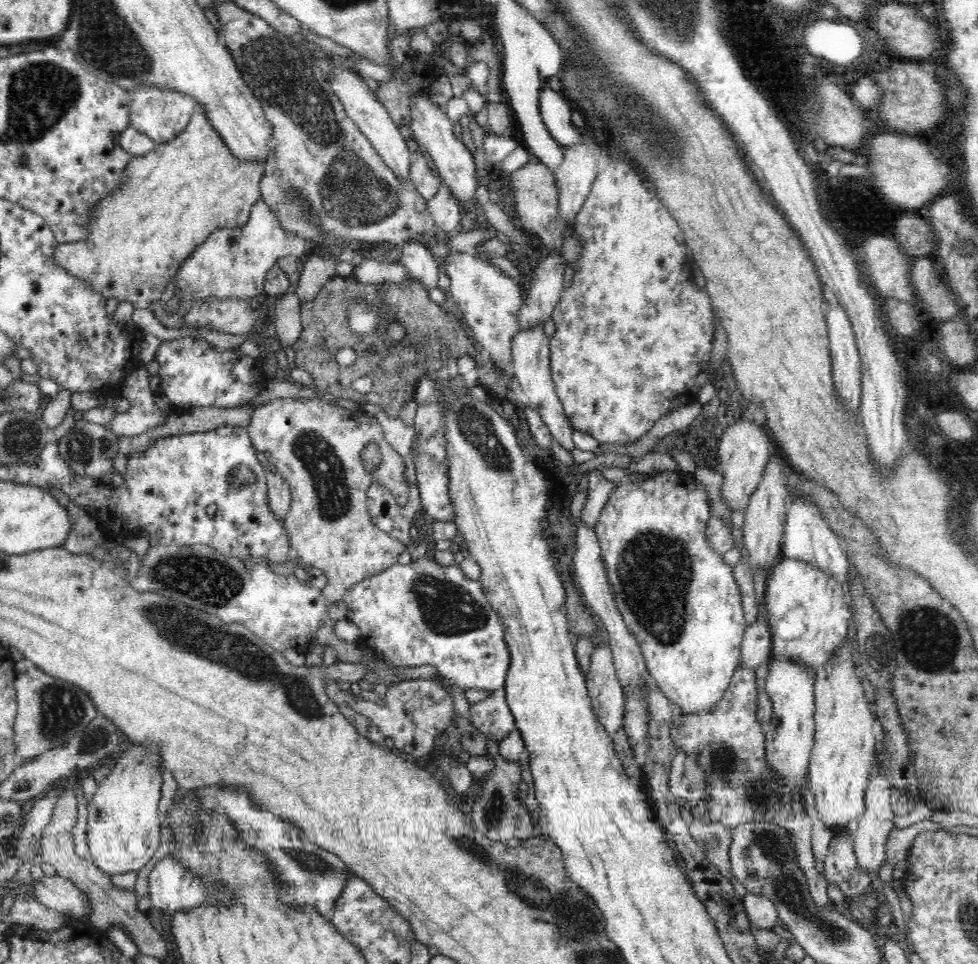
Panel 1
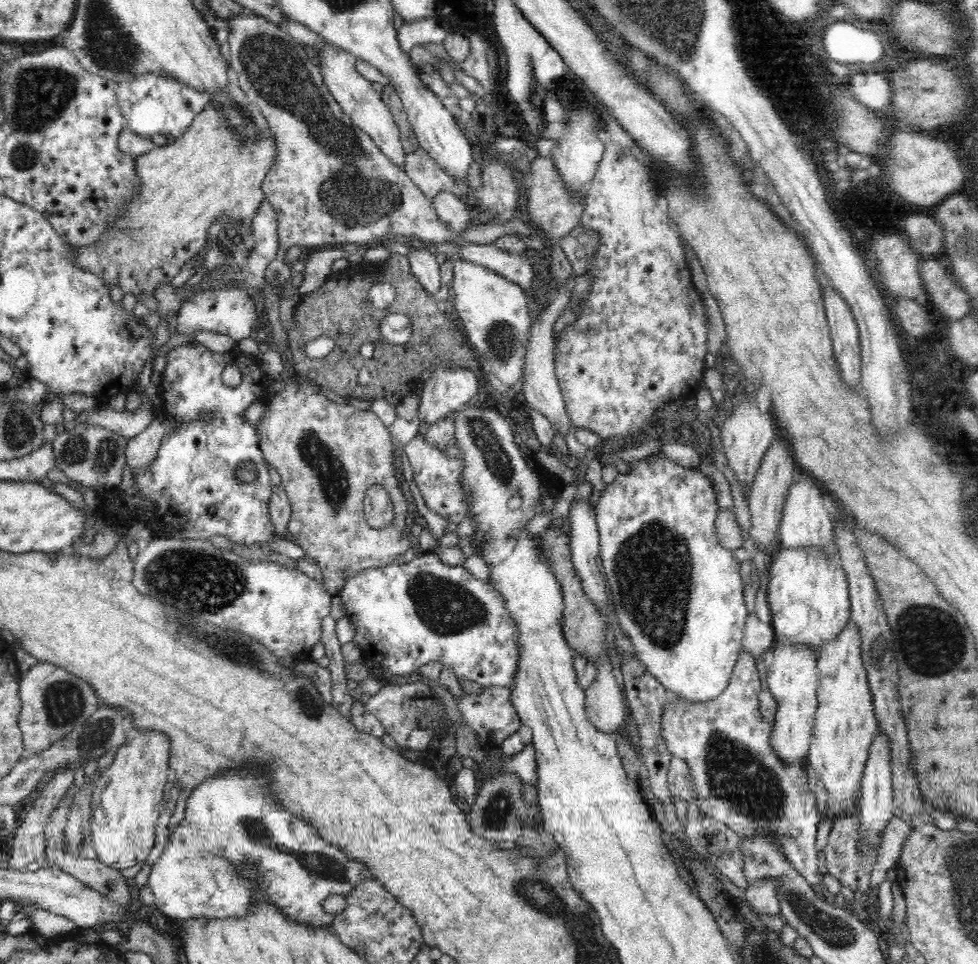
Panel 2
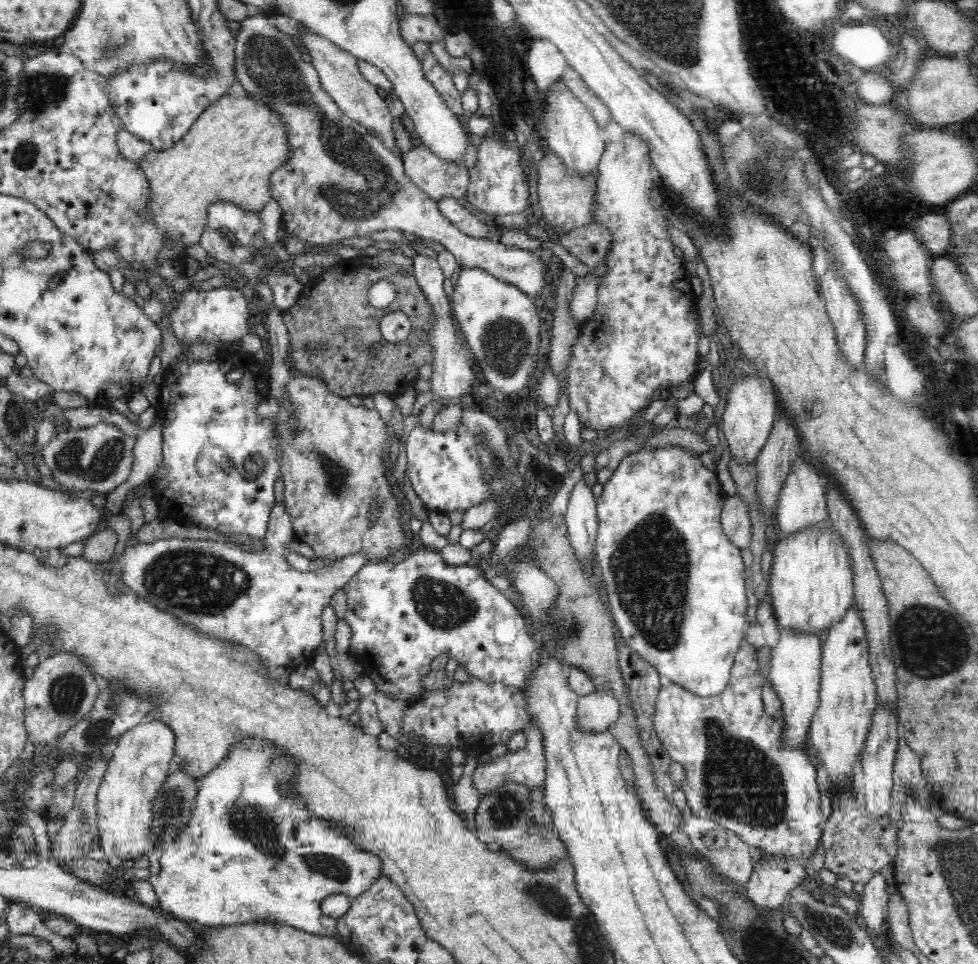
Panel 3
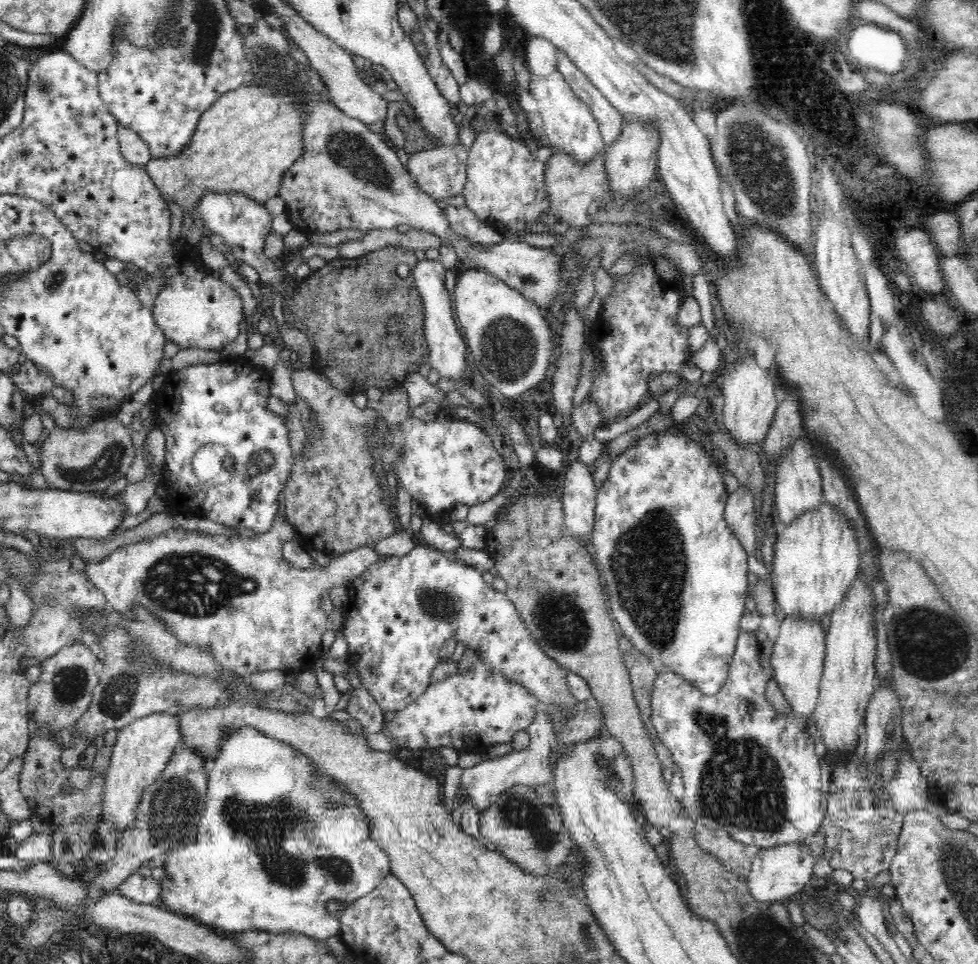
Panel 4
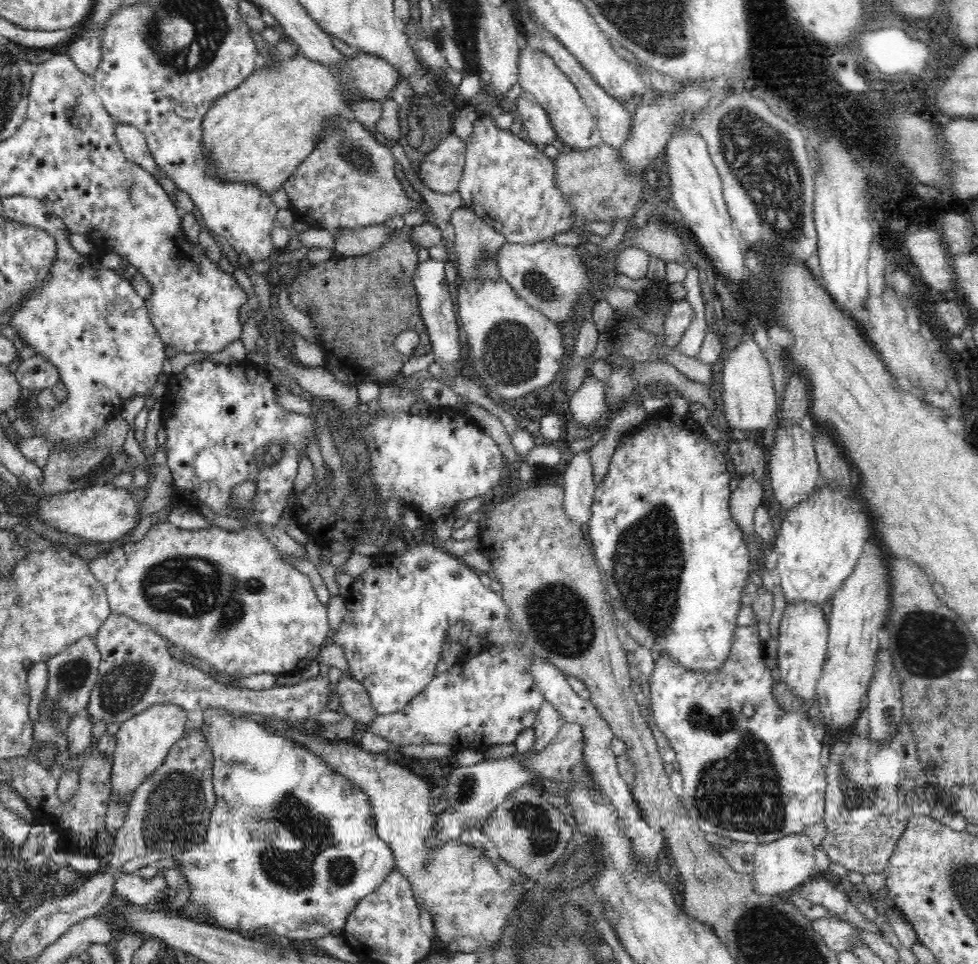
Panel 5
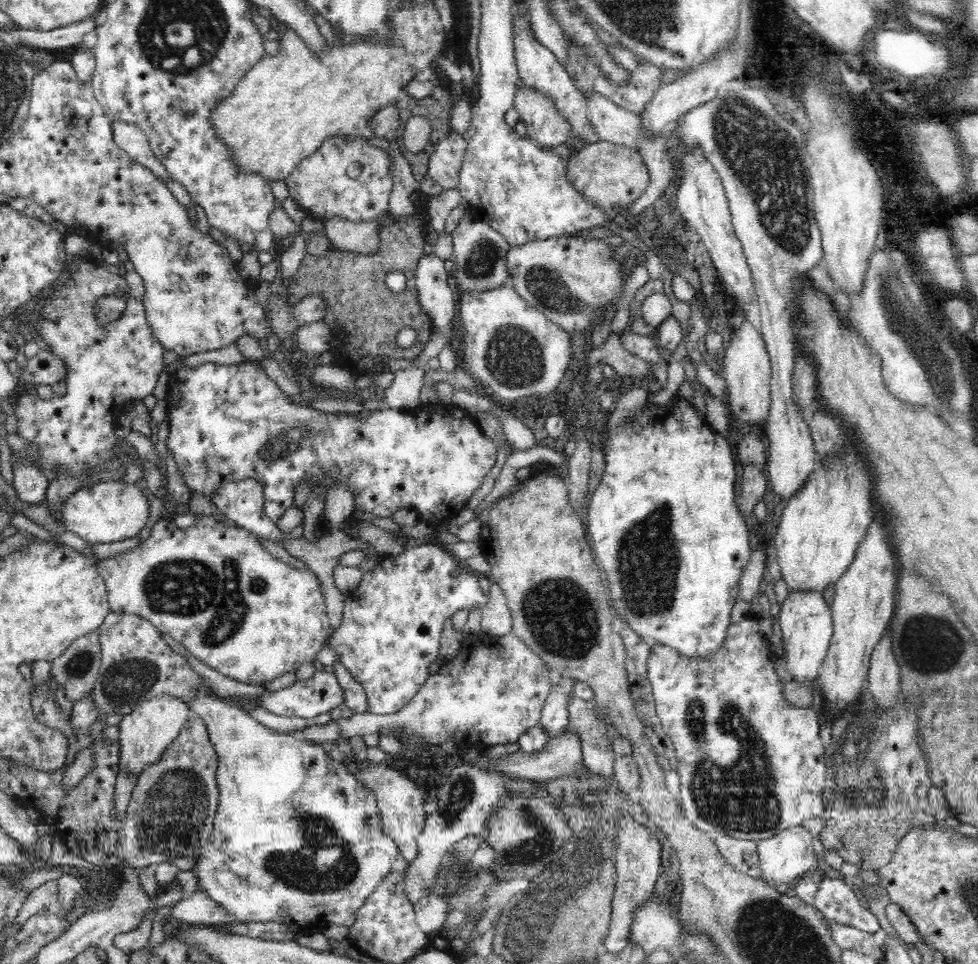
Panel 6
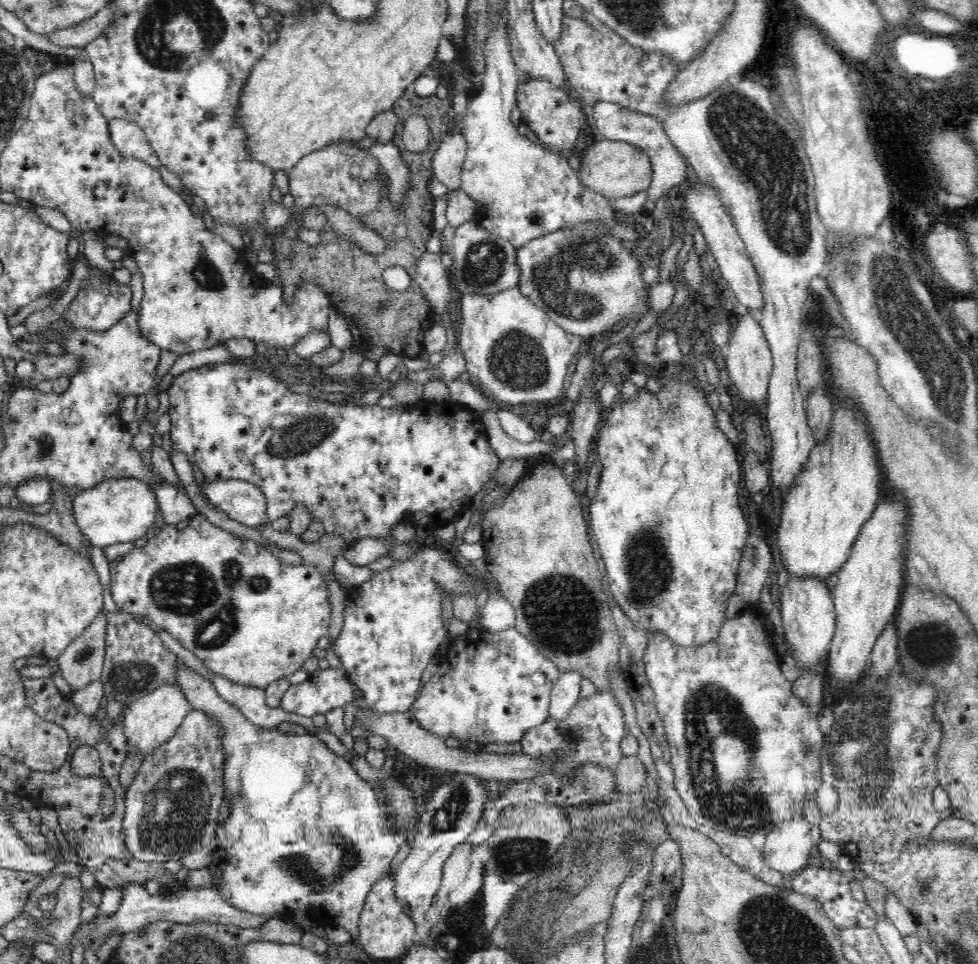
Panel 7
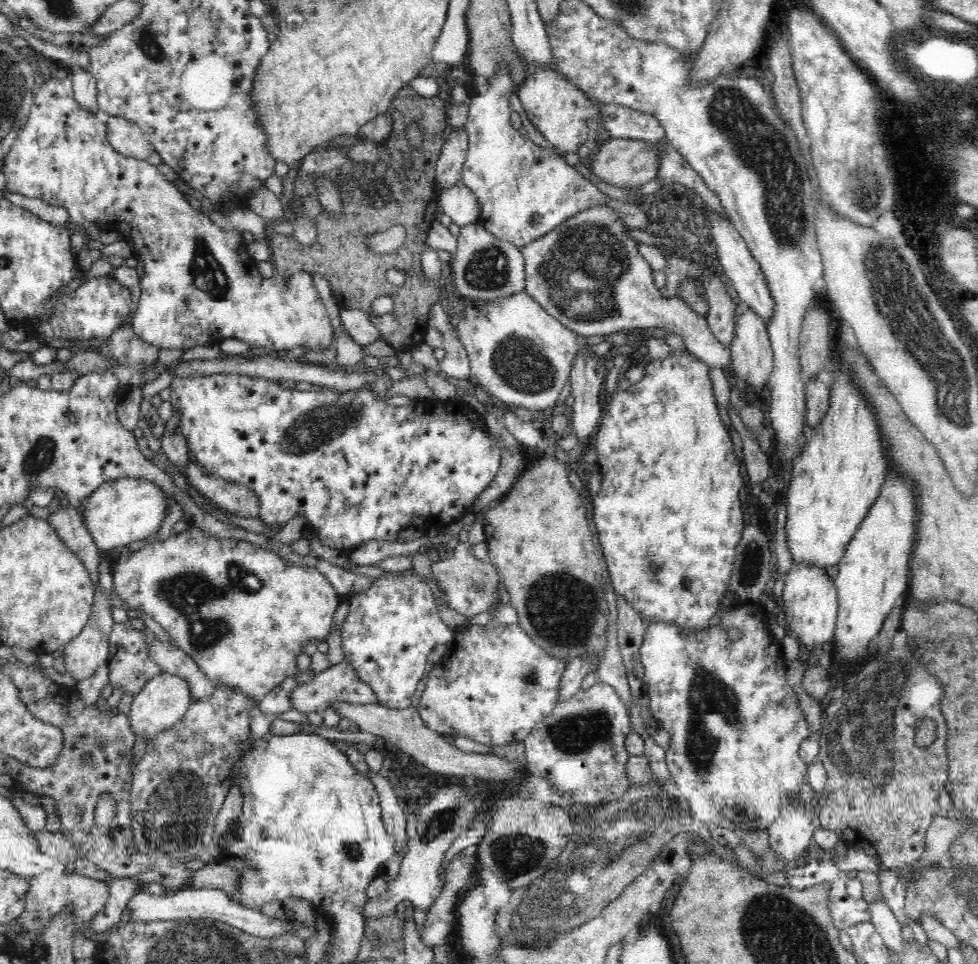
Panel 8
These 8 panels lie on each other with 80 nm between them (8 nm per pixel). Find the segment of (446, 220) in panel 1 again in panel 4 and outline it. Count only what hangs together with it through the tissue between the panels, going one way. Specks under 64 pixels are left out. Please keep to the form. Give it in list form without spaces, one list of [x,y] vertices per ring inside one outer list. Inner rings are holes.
[[[466,205],[461,207],[450,206],[446,210],[449,226],[458,238],[465,238],[470,248],[492,248],[506,240],[505,235],[498,232],[492,225],[480,220],[475,212]]]

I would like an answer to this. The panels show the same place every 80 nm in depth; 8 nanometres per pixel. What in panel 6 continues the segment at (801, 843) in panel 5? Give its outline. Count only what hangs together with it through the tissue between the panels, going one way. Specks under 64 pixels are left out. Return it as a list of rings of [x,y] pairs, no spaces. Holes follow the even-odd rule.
[[[796,825],[779,830],[770,838],[763,838],[756,842],[757,852],[760,857],[760,871],[764,882],[776,887],[781,882],[785,887],[800,879],[804,873],[812,870],[815,866],[814,849],[812,848],[813,837],[808,828]]]

